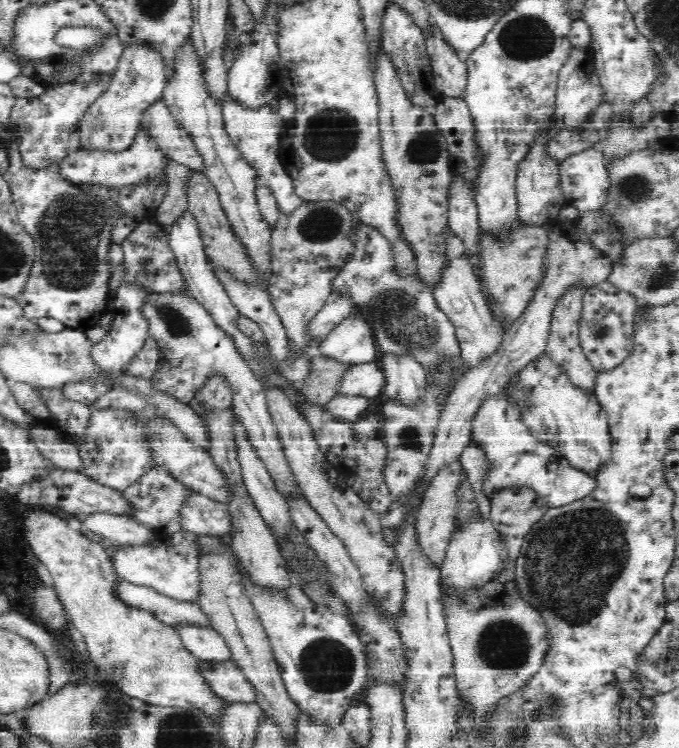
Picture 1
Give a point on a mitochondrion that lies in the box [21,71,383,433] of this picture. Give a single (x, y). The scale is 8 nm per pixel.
(69, 230)

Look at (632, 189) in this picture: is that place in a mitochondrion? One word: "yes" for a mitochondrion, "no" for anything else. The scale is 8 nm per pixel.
yes

